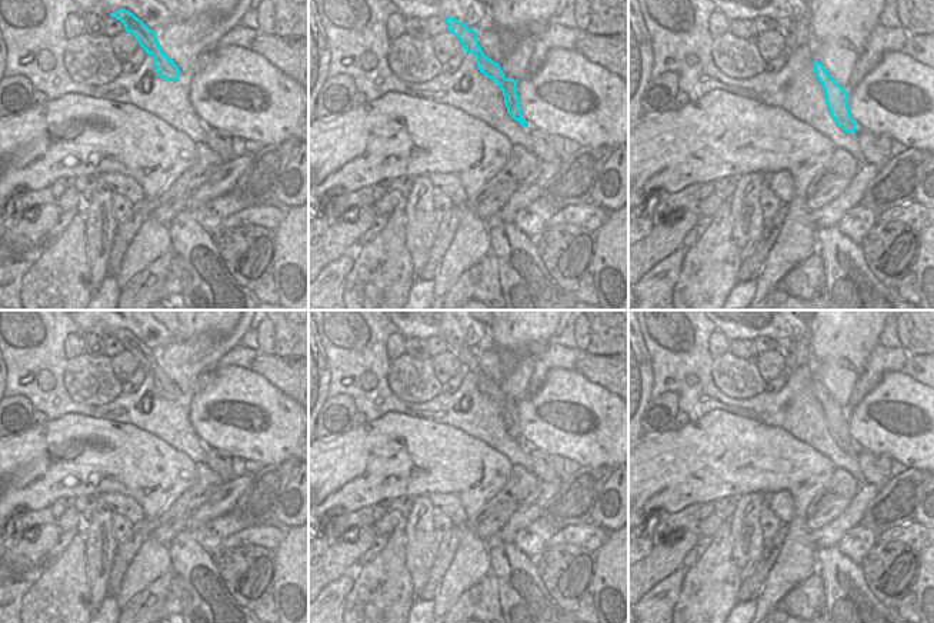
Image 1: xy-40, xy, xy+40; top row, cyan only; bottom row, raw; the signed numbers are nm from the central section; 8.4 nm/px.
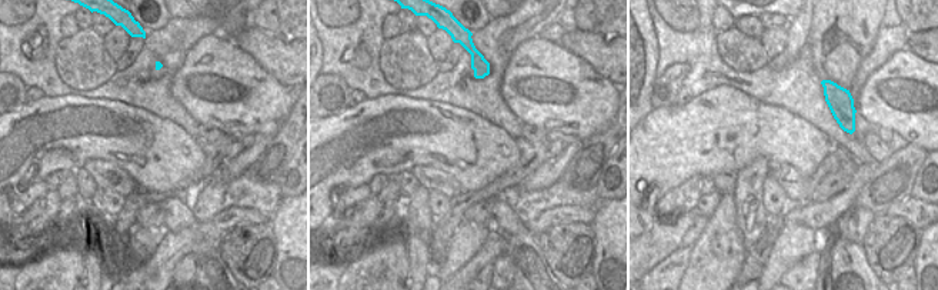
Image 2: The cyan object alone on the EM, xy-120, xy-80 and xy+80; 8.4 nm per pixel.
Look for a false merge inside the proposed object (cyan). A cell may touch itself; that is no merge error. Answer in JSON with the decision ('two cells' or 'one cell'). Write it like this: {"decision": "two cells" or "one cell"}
{"decision": "one cell"}

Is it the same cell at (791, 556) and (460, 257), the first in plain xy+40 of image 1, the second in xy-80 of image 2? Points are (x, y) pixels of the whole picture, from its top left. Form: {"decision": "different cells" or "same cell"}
{"decision": "same cell"}

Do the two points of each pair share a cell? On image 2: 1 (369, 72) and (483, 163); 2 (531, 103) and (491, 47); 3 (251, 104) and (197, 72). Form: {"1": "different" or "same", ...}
{"1": "different", "2": "different", "3": "same"}

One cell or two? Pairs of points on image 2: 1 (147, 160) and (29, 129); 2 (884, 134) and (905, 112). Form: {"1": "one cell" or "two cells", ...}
{"1": "one cell", "2": "two cells"}

